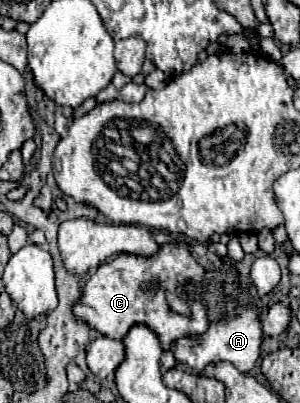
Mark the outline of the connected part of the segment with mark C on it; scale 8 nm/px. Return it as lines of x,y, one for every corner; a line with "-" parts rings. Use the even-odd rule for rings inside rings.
162,245
160,251
154,255
154,257
136,257
136,255
120,255
116,257
114,261
108,261
108,263
102,263
98,267
98,271
88,279
88,283
84,285
84,291
80,295
78,301
74,301
72,305
72,313
76,317
78,323
86,323
90,329
96,329
98,333
106,335
106,337
112,337
112,339
122,339
130,325
134,323
144,323
144,325
150,325
150,329
154,329
160,339
162,339
162,345
164,345
164,355
162,355
162,366
164,369
172,369
175,366
175,358
170,353
170,343
176,341
178,337
182,335
196,335
196,333
204,333
206,331
206,325
208,325
208,315
206,315
206,309
202,305
201,299
183,291
182,281
186,279
192,279
192,281
200,281
204,275
204,269
192,259
192,255
188,253
186,245
180,245
180,247
172,247
172,245
-
156,289
170,289
170,291
178,291
181,289
181,294
188,299
190,307
192,307
192,315
190,317
184,317
184,315
176,315
176,313
170,313
168,305
166,305
166,297
164,295
156,295

